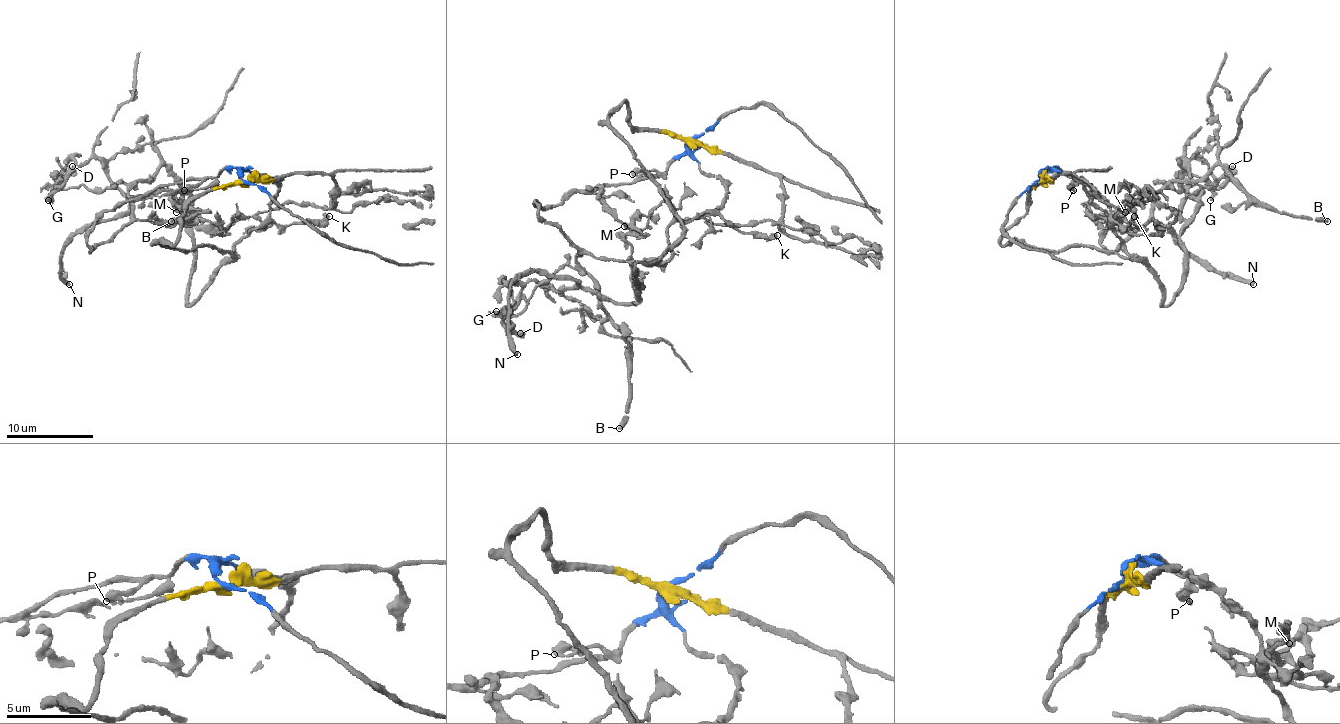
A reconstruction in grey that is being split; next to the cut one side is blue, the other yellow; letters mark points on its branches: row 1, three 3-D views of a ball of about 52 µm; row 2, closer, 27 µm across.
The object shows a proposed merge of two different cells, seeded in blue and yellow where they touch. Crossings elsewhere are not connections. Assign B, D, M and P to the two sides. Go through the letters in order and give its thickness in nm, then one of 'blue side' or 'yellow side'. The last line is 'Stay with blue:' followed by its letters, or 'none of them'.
B: calibre 380 nm; blue side
D: calibre 420 nm; blue side
M: calibre 170 nm; blue side
P: calibre 480 nm; blue side
Stay with blue: B, D, M, P

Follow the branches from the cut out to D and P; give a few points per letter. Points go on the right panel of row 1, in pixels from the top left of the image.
D: (1037, 182), (1050, 168), (1082, 182), (1113, 252), (1163, 184), (1216, 188), (1231, 166)
P: (1037, 182), (1050, 168), (1061, 168), (1074, 177), (1074, 190)

